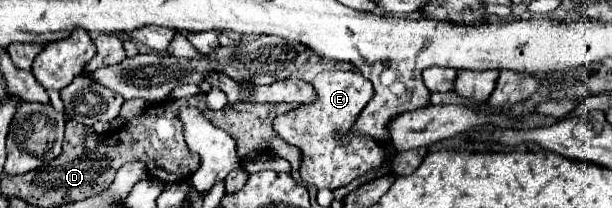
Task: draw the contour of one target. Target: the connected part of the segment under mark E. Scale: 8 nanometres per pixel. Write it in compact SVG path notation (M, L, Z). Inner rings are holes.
M334 70L332 76L324 80L324 72L320 72L312 86L318 92L318 102L314 104L302 104L296 110L290 110L286 114L280 114L274 120L274 132L288 144L298 146L302 150L302 166L300 176L306 184L316 186L318 190L338 190L346 184L350 184L354 178L362 176L368 170L380 168L384 164L384 144L376 142L372 138L350 138L348 146L338 146L334 140L334 132L348 132L366 106L366 102L372 98L372 86L362 74L356 70Z

